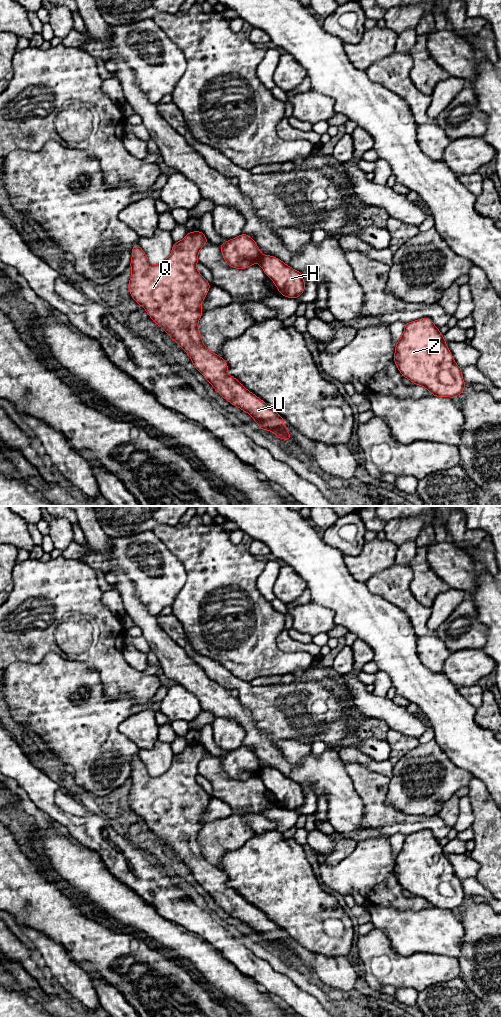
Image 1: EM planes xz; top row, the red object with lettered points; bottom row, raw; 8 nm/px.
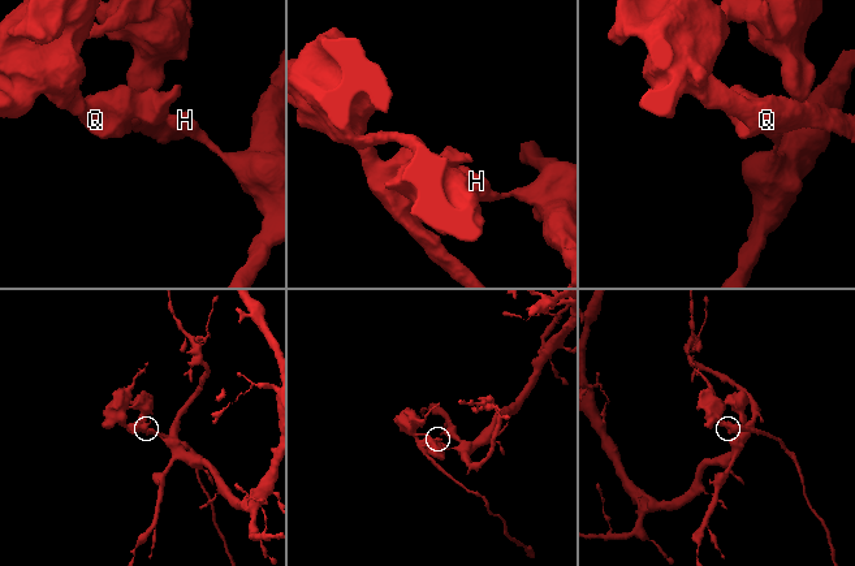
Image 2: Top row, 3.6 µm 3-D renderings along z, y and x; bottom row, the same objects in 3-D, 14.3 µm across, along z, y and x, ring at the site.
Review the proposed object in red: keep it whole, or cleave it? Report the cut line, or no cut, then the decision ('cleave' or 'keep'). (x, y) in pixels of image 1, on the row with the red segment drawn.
xz (262, 255), (258, 261) | cleave

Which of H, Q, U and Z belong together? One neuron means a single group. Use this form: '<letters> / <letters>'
H Z / Q U

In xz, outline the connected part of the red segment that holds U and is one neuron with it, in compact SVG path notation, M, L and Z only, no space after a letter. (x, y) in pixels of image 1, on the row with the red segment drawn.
M200 230L189 232L183 240L173 244L170 256L157 265L150 264L145 252L138 244L134 244L130 263L132 274L128 284L131 297L189 355L194 367L212 384L215 391L232 405L249 413L258 423L259 429L273 431L278 438L291 440L293 438L285 428L284 419L236 378L230 376L227 373L227 362L203 344L198 321L203 315L201 304L210 289L210 283L197 271L196 265L200 249L208 242Z

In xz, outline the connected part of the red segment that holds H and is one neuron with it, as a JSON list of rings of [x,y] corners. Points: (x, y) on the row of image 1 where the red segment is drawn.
[[[262,255],[259,264],[275,283],[280,295],[297,299],[304,292],[305,282],[301,272],[289,267],[279,258]]]

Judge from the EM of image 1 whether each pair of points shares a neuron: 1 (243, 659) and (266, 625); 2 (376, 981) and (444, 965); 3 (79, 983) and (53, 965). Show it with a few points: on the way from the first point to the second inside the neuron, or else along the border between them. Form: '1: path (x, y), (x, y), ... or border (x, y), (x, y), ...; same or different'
1: path (247, 651), (247, 644), (258, 633); same
2: path (393, 971), (419, 971), (427, 969); same
3: path (73, 979), (59, 966); same

